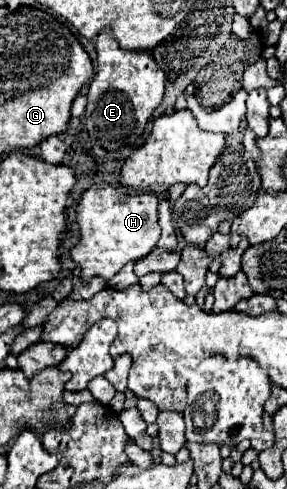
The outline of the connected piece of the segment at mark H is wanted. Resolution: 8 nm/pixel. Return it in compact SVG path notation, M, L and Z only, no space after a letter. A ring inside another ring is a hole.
M96 183L82 195L76 221L80 225L80 243L72 249L72 259L80 267L84 283L92 277L110 281L126 263L144 259L160 239L158 197L154 193L122 195L108 183Z

